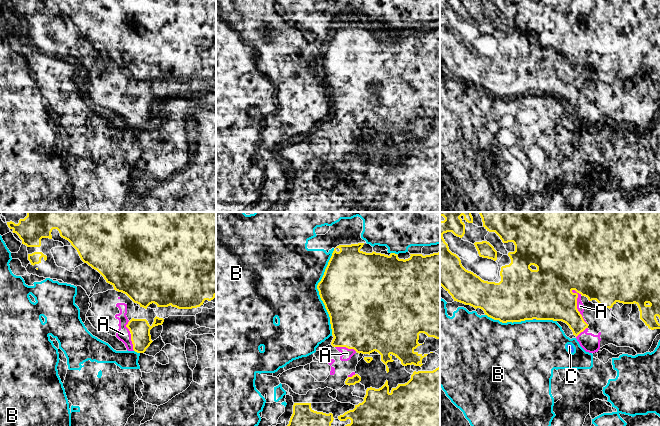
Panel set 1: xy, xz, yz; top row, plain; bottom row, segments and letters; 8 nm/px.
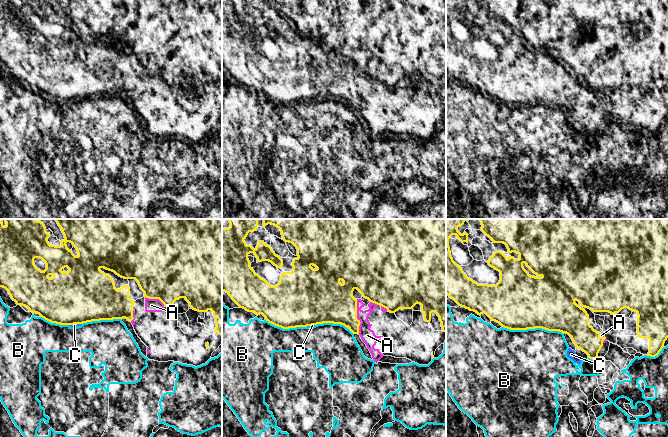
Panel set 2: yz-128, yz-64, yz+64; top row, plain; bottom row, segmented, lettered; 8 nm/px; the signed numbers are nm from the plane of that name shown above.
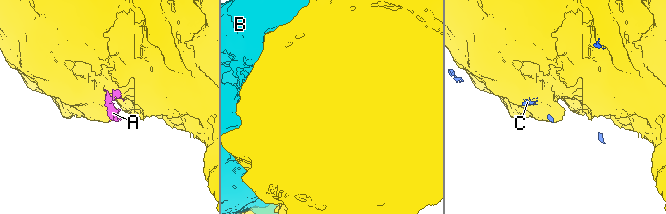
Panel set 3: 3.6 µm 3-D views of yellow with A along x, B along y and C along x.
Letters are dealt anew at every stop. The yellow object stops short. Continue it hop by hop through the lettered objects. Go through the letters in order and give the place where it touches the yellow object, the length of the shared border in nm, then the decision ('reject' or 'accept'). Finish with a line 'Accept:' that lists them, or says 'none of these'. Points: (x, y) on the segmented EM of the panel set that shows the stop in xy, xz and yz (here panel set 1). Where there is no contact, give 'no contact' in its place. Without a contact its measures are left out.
A: yz (576, 306) | 320 nm | accept
B: xz (319, 292) | 700 nm | reject
C: yz (534, 318) | 40 nm | reject
Accept: A

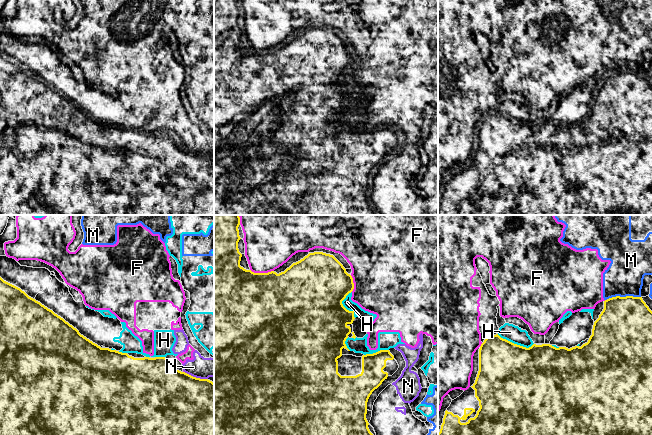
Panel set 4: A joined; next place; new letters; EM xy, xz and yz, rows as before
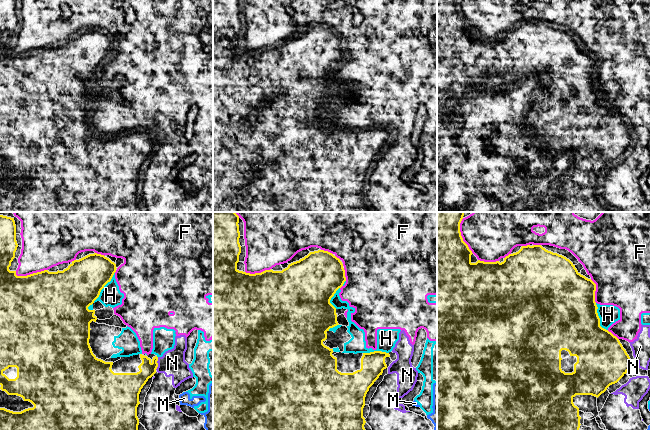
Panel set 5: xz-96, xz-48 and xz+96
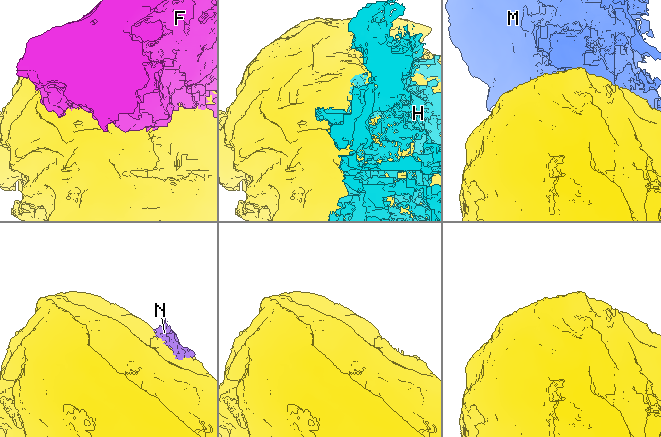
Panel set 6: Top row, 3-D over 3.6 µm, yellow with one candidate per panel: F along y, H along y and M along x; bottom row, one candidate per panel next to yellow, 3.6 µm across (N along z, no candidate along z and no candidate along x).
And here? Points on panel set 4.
F: xz (262, 273) | 190 nm | reject
H: yz (515, 344) | 300 nm | reject
M: yz (622, 297) | 280 nm | reject
N: xy (195, 377) | 200 nm | reject
Accept: none of these

